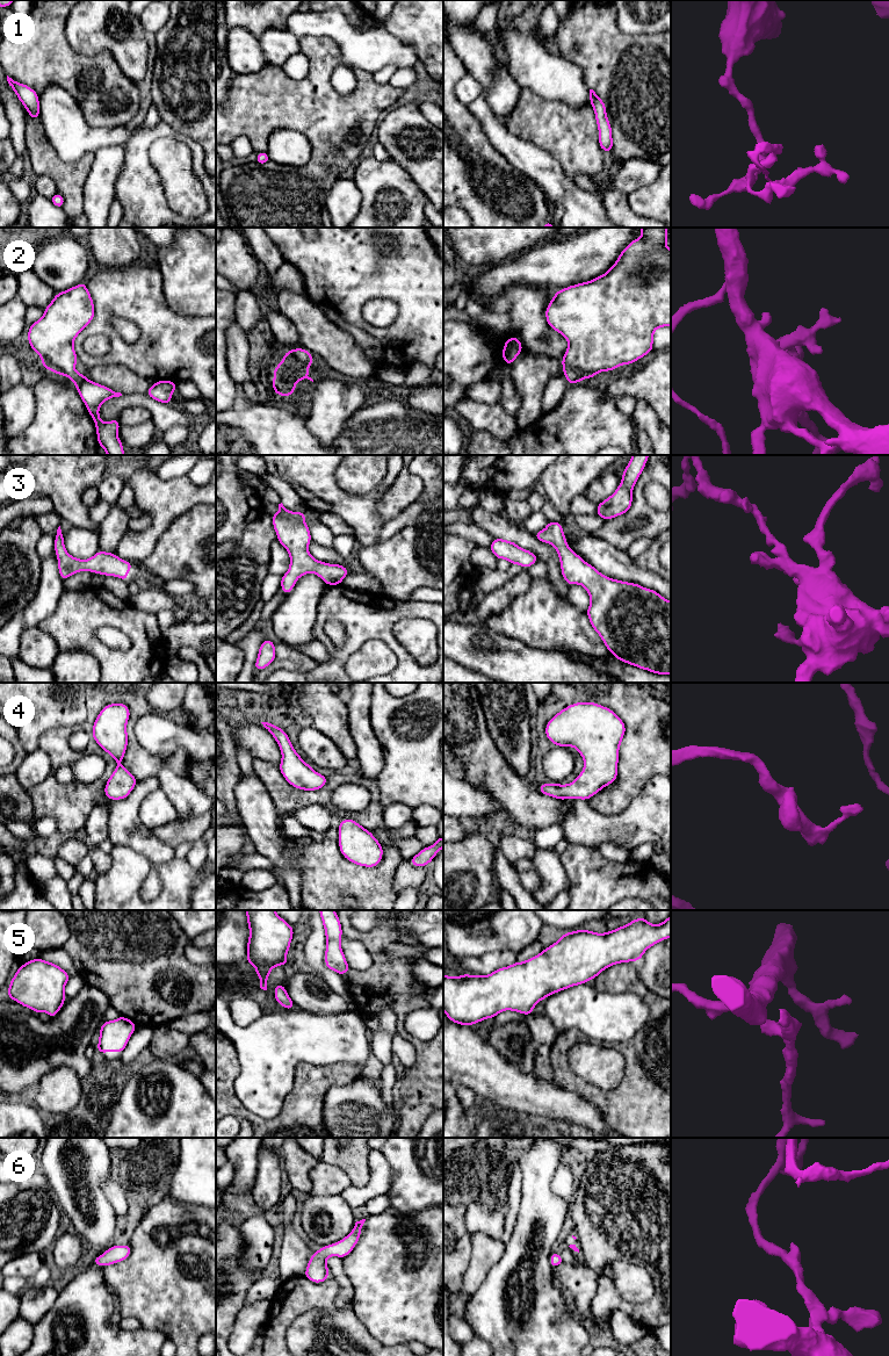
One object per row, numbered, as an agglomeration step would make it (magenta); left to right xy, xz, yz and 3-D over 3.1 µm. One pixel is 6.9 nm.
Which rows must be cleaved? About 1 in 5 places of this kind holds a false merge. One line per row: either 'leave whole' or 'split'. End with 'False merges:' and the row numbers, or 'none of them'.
1: leave whole
2: leave whole
3: leave whole
4: leave whole
5: leave whole
6: leave whole
False merges: none of them

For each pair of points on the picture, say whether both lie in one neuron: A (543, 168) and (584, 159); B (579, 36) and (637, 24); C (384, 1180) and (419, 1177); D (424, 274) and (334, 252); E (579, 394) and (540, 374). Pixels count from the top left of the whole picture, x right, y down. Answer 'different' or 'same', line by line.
A: different
B: different
C: different
D: same
E: different

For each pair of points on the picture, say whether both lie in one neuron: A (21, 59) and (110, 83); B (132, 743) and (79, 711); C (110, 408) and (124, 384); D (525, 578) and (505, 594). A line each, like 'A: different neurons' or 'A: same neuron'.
A: same neuron
B: different neurons
C: different neurons
D: same neuron

